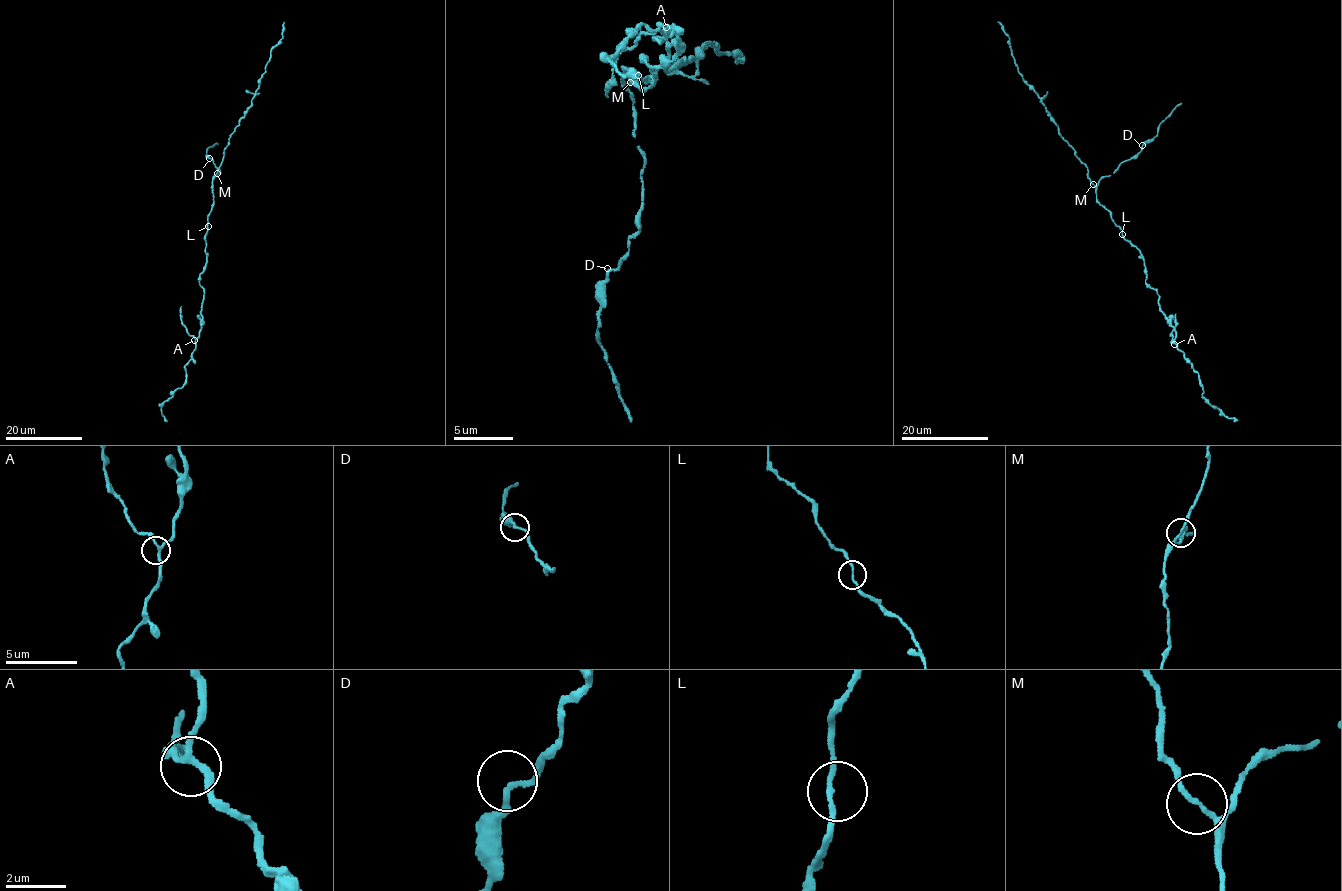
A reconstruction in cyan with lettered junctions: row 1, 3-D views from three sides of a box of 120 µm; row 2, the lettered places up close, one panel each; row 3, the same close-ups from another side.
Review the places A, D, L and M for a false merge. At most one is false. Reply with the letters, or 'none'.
none

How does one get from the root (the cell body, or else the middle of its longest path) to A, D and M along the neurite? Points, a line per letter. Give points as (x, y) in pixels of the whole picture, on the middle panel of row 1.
A: (635, 75), (637, 85), (651, 87), (655, 66), (644, 57), (664, 66), (668, 44), (680, 42), (666, 27)
D: (635, 75), (633, 83), (637, 74), (625, 70), (621, 85), (645, 161), (637, 232), (620, 266), (607, 268)
M: (635, 75), (633, 83), (630, 76), (637, 74), (635, 80), (634, 72), (625, 70), (621, 85), (631, 81)

